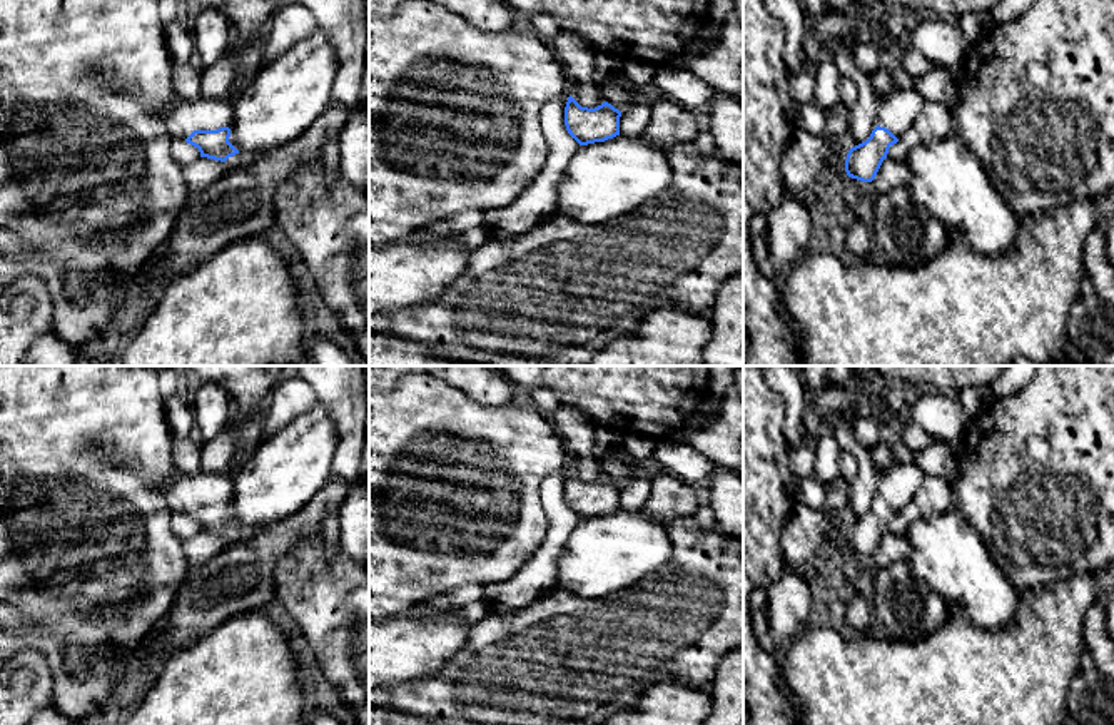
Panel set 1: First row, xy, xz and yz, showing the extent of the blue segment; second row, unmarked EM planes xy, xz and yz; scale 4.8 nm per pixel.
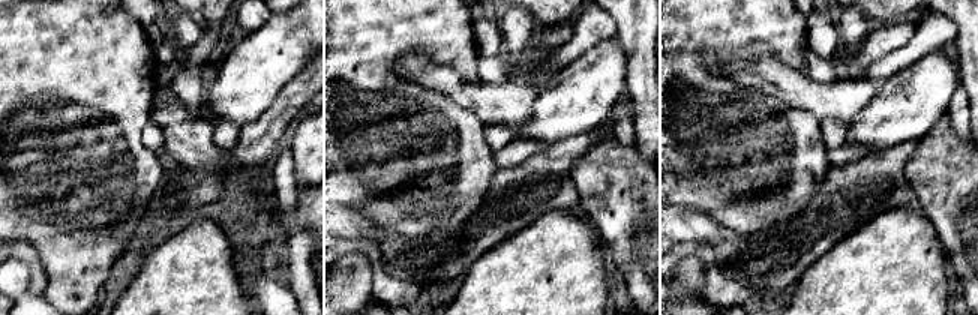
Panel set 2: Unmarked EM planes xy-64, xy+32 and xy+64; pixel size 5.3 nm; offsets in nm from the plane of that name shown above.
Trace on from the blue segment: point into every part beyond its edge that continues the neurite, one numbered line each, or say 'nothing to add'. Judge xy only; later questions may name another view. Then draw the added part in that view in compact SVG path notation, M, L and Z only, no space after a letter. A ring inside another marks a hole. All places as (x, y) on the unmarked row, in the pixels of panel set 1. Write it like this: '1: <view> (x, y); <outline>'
1: xy (184, 490); M204 468L194 473L175 469L160 484L167 489L167 504L174 516L185 516L194 504L217 504L229 501L234 471L209 473Z

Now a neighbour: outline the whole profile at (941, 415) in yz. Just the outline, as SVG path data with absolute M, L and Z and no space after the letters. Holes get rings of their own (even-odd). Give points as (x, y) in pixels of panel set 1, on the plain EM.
M935 389L914 391L909 408L909 423L919 424L935 441L954 449L962 444L972 421L957 393Z

